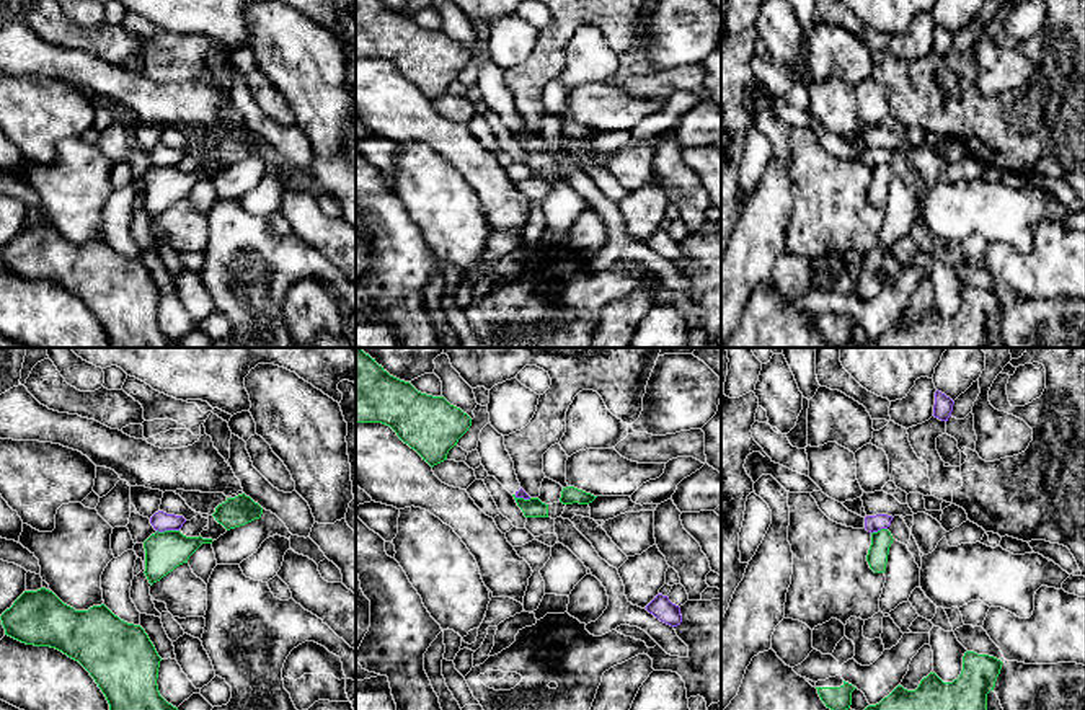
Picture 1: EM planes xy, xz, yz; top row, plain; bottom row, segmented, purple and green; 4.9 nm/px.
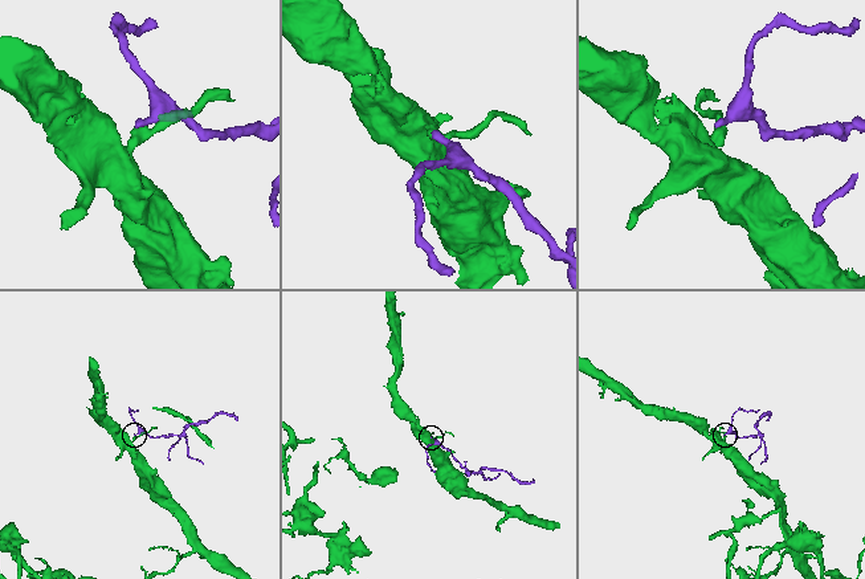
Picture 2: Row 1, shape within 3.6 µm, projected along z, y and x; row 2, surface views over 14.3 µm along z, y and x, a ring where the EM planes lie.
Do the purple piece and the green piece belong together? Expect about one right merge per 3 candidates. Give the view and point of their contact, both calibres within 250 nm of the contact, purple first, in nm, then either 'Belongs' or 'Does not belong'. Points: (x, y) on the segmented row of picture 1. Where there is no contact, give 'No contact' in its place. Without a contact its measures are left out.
Touches purple at xy (168, 529). Thickness 90 nm (purple) against 190 nm. Does not belong

